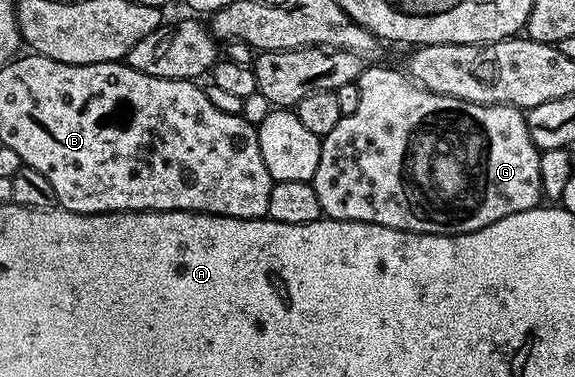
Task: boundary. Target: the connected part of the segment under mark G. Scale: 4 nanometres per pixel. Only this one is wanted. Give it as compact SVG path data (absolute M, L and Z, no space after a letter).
M365 66L364 72L356 80L355 90L360 90L356 99L356 108L352 112L341 114L338 125L323 136L318 157L318 169L312 178L314 193L318 193L318 205L322 205L324 215L330 219L341 219L343 223L373 223L399 231L413 231L419 235L465 235L474 233L502 217L510 217L514 213L528 211L531 207L541 206L540 178L538 177L538 161L540 150L530 141L528 120L525 112L518 107L508 107L504 103L471 103L458 97L446 97L428 91L413 83L403 70L395 71L392 67Z

